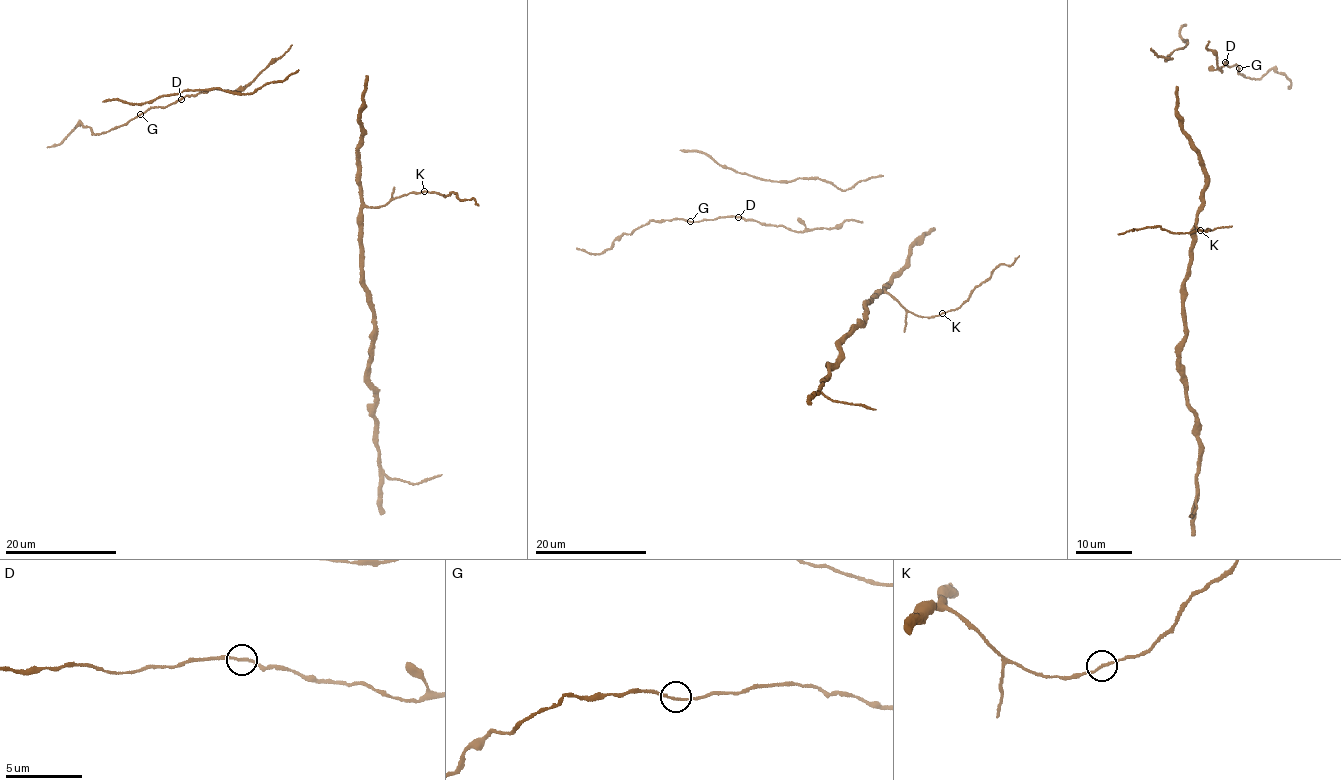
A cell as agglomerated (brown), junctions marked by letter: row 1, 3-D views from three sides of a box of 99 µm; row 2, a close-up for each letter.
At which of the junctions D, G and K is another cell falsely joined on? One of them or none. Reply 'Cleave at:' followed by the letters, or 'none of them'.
Cleave at: none of them

